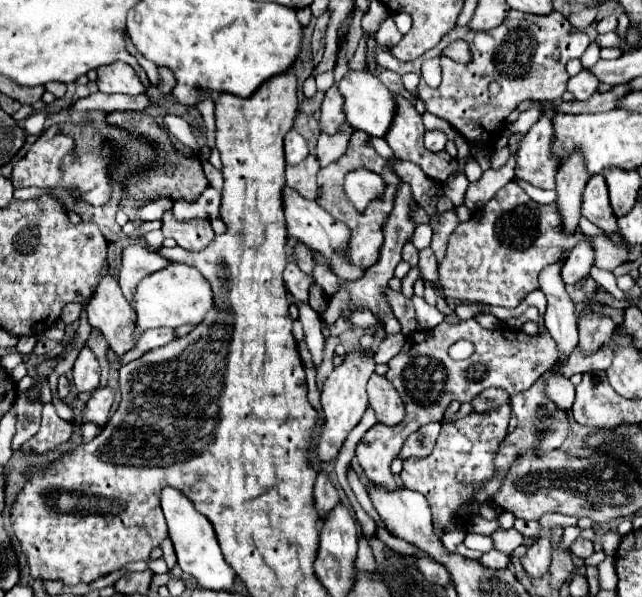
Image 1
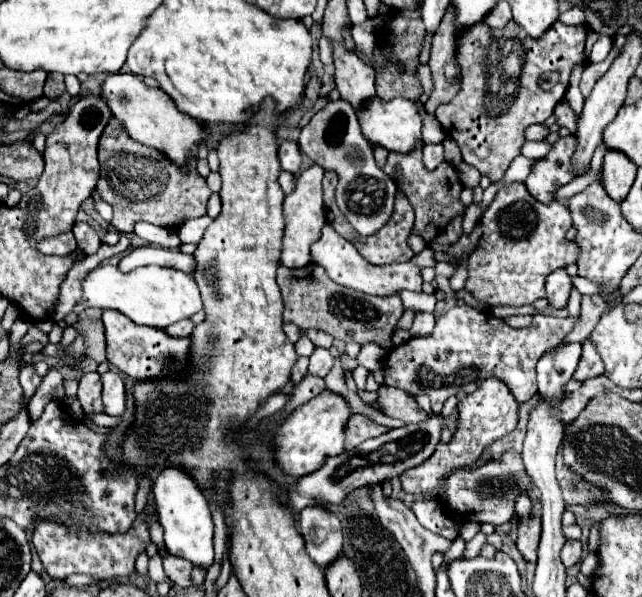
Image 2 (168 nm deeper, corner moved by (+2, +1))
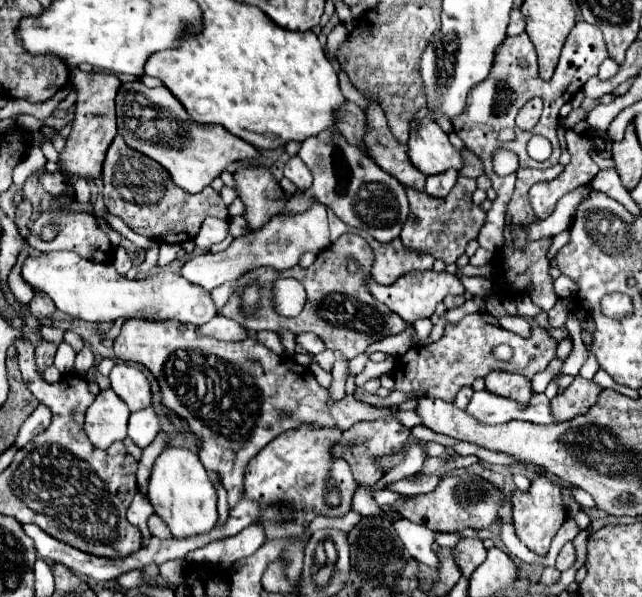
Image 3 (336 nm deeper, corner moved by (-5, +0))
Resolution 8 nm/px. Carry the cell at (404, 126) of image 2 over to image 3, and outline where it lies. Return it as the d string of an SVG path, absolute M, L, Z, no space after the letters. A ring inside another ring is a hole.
M422 119L420 125L410 129L410 159L424 175L444 173L454 169L460 173L464 159L460 149L456 149L448 135L430 119Z

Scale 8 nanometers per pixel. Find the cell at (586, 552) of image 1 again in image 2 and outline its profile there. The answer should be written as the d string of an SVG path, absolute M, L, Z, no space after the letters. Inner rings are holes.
M567 540L563 550L561 550L561 560L567 568L575 566L581 562L581 556L583 556L583 544L581 540Z

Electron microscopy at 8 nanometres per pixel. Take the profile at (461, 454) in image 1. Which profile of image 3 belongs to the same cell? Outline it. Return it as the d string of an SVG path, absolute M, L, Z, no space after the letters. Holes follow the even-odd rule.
M504 371L488 373L486 389L502 397L510 397L518 403L526 403L532 397L530 381L524 375L516 375L516 373L504 373Z

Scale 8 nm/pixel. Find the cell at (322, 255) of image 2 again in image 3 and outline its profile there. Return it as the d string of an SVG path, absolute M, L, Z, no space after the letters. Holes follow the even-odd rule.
M418 271L418 273L408 273L404 277L400 277L394 285L386 287L386 285L376 285L376 281L368 279L368 287L370 293L384 305L388 305L390 311L394 311L396 315L400 315L406 323L414 323L418 319L428 319L434 315L434 309L440 301L444 301L446 295L462 295L464 287L460 283L458 277L450 275L450 273L436 273L436 271Z

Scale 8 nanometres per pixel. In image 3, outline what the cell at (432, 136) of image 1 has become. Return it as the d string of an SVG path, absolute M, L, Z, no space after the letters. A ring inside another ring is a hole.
M452 169L442 173L442 175L428 177L426 179L426 193L430 197L446 197L452 191L456 179L458 179L458 173L452 173Z

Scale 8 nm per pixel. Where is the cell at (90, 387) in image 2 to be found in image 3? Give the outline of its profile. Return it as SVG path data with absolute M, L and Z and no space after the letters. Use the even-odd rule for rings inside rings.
M100 391L96 401L86 409L84 431L96 449L108 449L108 445L126 439L130 409L112 391Z

